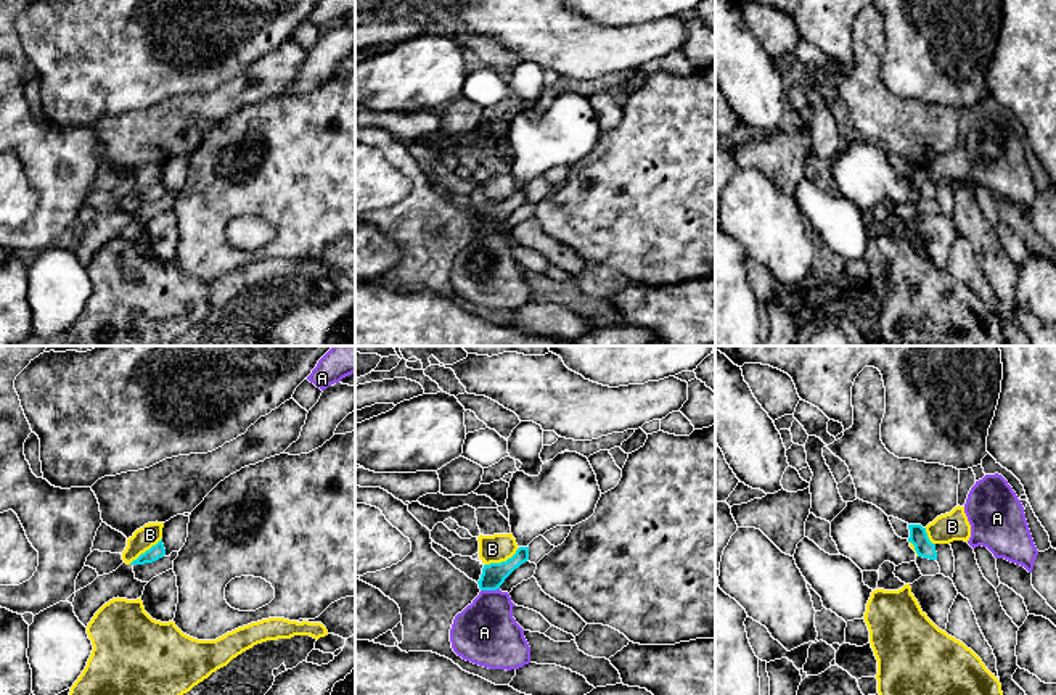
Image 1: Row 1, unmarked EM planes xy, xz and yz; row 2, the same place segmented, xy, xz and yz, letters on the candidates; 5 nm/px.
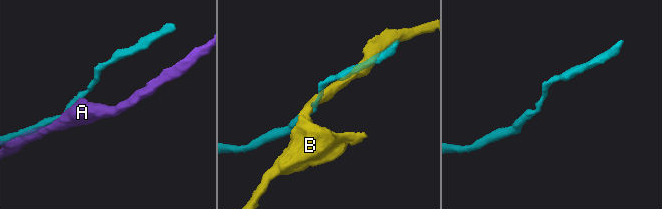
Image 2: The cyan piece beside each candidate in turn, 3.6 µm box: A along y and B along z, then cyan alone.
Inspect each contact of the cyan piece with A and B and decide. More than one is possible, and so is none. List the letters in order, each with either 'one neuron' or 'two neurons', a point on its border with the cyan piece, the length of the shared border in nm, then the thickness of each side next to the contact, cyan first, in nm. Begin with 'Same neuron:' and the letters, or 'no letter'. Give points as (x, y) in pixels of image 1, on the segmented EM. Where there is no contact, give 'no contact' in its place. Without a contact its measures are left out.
Same neuron: no letter
A: two neurons; meets cyan in xz at (489, 589); contact 100 nm long; 120 nm thick on the cyan side, 320 nm on the other
B: two neurons; meets cyan in xz at (502, 562); contact 200 nm long; 120 nm thick on the cyan side, 140 nm on the other

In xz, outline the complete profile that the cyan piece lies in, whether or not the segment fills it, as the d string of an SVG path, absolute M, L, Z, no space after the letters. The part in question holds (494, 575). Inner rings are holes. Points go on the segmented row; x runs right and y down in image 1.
M519 547L516 553L501 563L484 565L481 579L477 581L481 590L497 590L505 579L522 563L529 560L529 547Z

